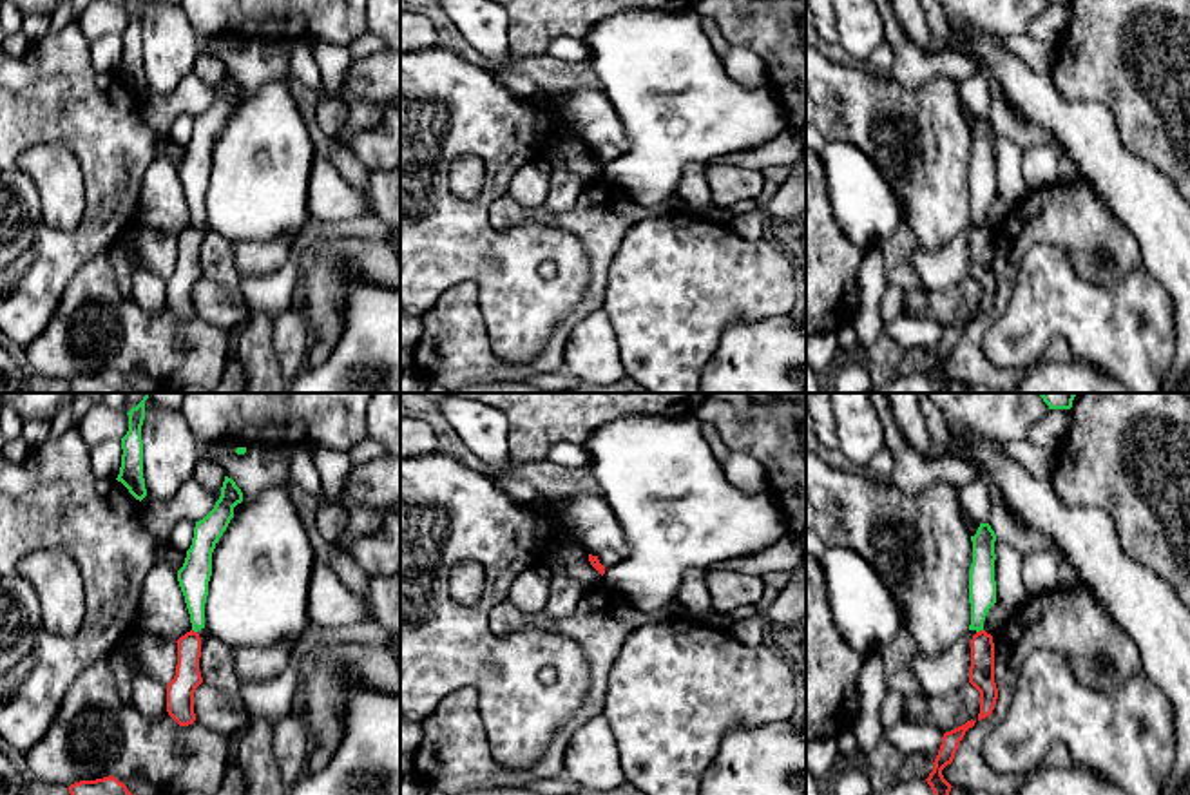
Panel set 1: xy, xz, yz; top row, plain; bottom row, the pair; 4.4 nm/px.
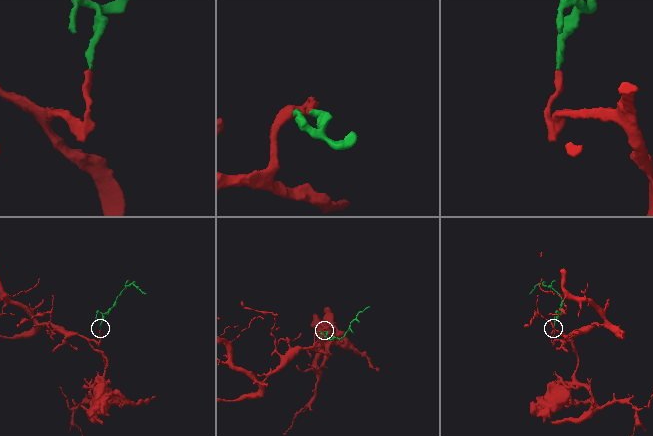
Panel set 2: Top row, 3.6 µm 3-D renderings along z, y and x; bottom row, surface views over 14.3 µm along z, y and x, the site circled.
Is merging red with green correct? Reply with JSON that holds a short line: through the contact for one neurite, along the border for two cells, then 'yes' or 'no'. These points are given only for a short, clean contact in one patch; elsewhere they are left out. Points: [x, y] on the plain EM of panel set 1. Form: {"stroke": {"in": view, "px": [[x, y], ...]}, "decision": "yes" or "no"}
{"stroke": {"in": "yz", "px": [[982, 223], [977, 227]]}, "decision": "no"}

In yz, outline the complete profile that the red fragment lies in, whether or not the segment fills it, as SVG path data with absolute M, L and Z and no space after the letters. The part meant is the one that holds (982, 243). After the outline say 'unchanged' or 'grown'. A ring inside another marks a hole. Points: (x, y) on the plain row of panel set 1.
M980 225L971 234L969 277L980 286L978 315L989 311L998 293L994 277L994 237L993 230Z; unchanged

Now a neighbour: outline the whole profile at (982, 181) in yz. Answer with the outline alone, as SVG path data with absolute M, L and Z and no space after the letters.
M980 118L973 136L973 158L969 163L969 226L947 241L938 252L918 244L909 257L926 290L947 290L960 284L969 275L971 234L984 225L989 203L996 197L994 176L994 136L996 129L989 118Z

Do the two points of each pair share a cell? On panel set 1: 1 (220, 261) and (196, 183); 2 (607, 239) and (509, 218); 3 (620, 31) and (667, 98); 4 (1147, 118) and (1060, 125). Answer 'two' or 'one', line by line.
1: one
2: one
3: one
4: two

